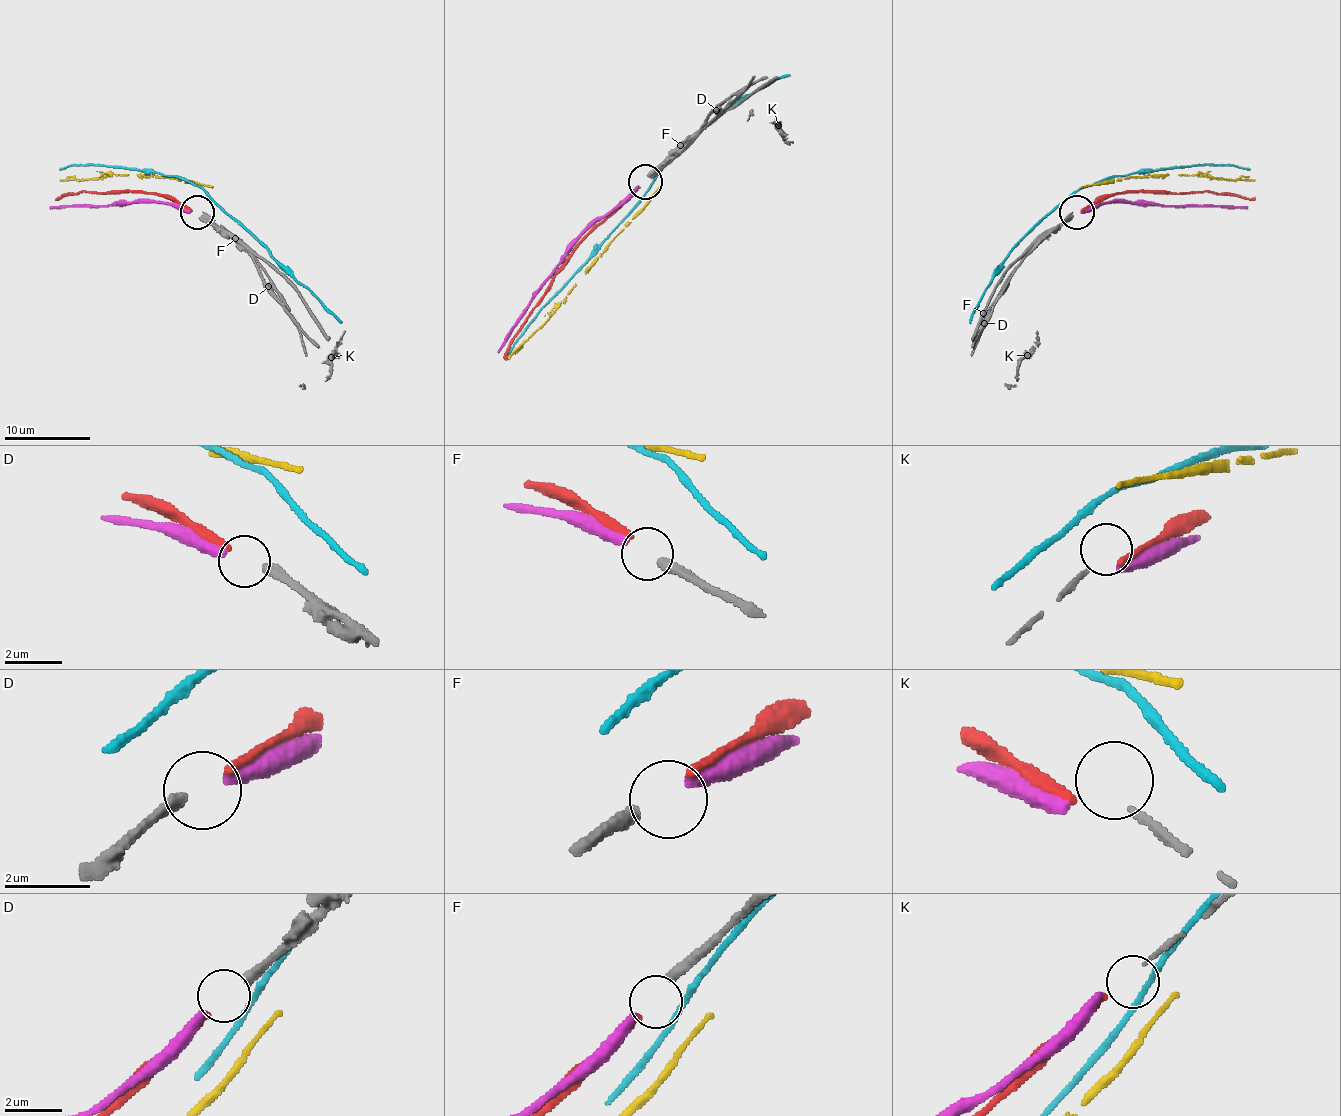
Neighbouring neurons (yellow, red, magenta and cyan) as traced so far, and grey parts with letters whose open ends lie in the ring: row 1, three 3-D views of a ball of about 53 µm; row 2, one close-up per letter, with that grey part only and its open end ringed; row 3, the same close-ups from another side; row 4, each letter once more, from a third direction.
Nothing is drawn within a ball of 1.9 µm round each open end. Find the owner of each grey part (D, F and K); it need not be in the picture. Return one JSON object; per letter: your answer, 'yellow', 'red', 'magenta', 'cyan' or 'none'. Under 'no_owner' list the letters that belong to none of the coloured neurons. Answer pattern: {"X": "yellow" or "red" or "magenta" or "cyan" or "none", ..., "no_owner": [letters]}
{"D": "red", "F": "magenta", "K": "none", "no_owner": ["K"]}

